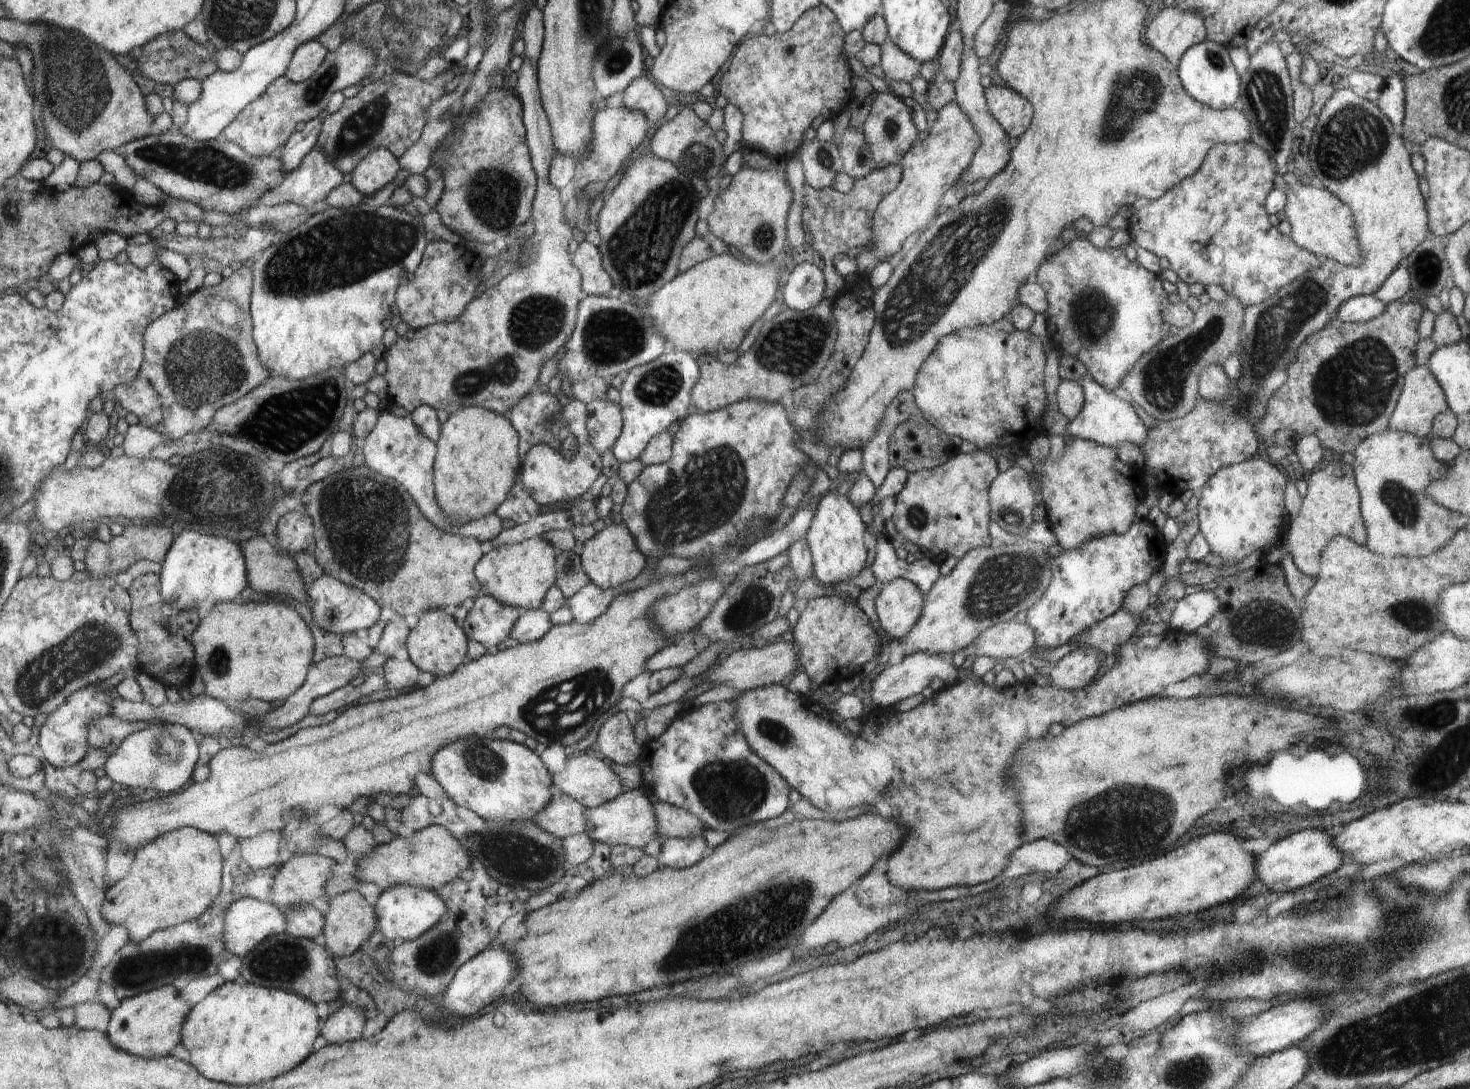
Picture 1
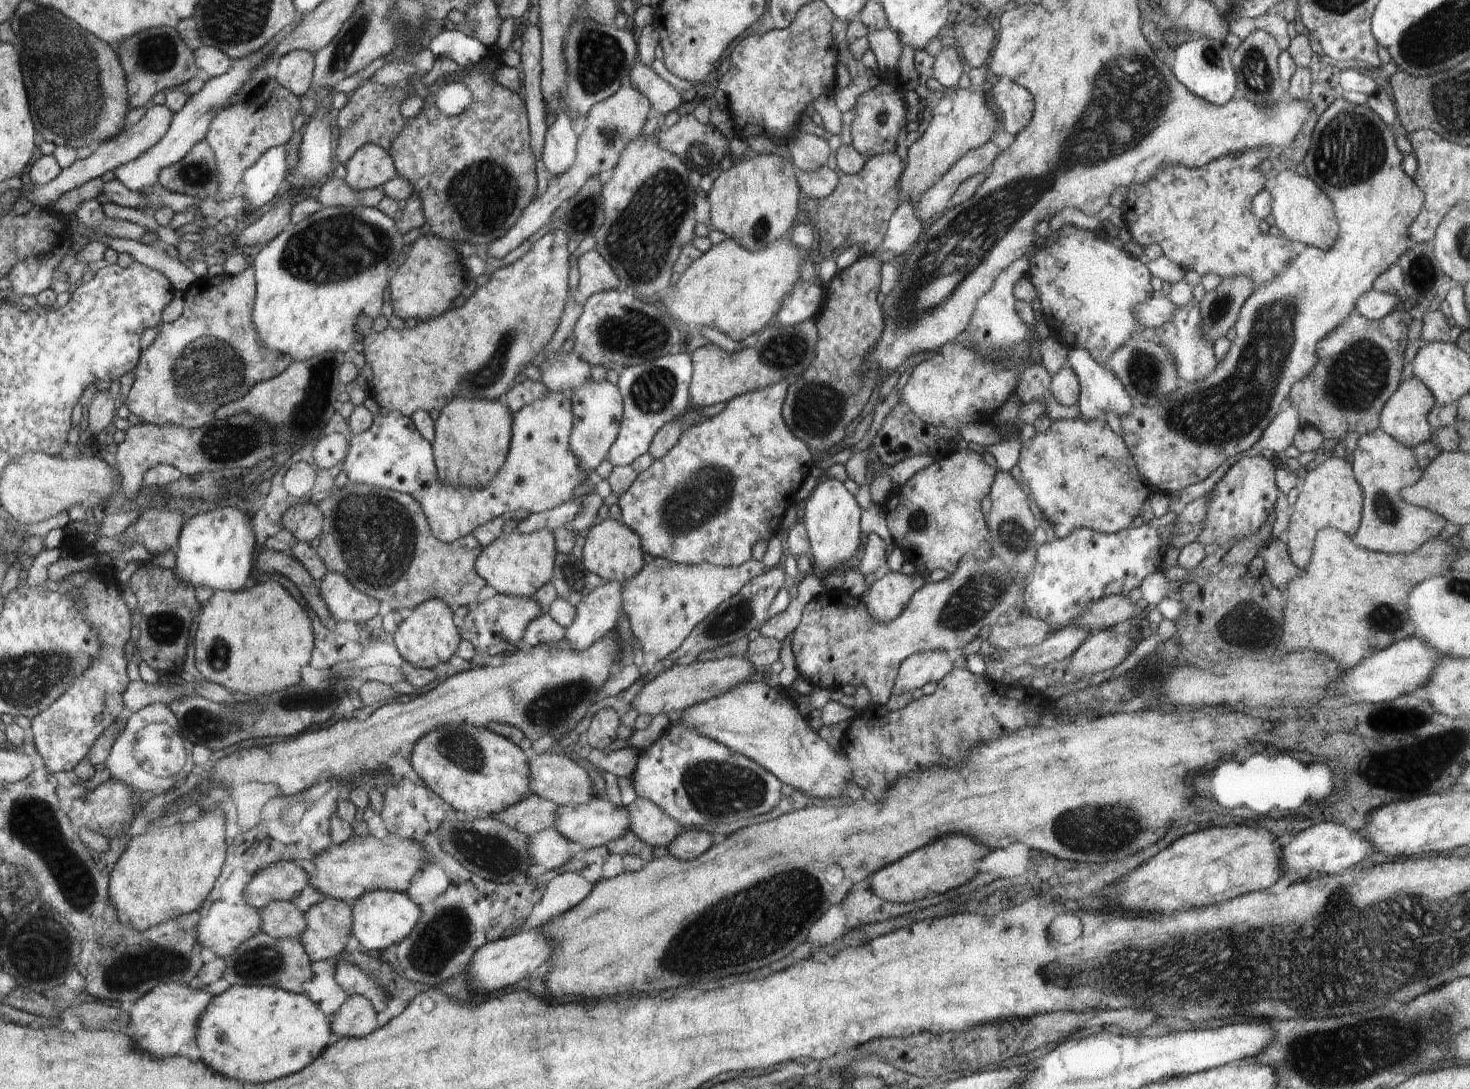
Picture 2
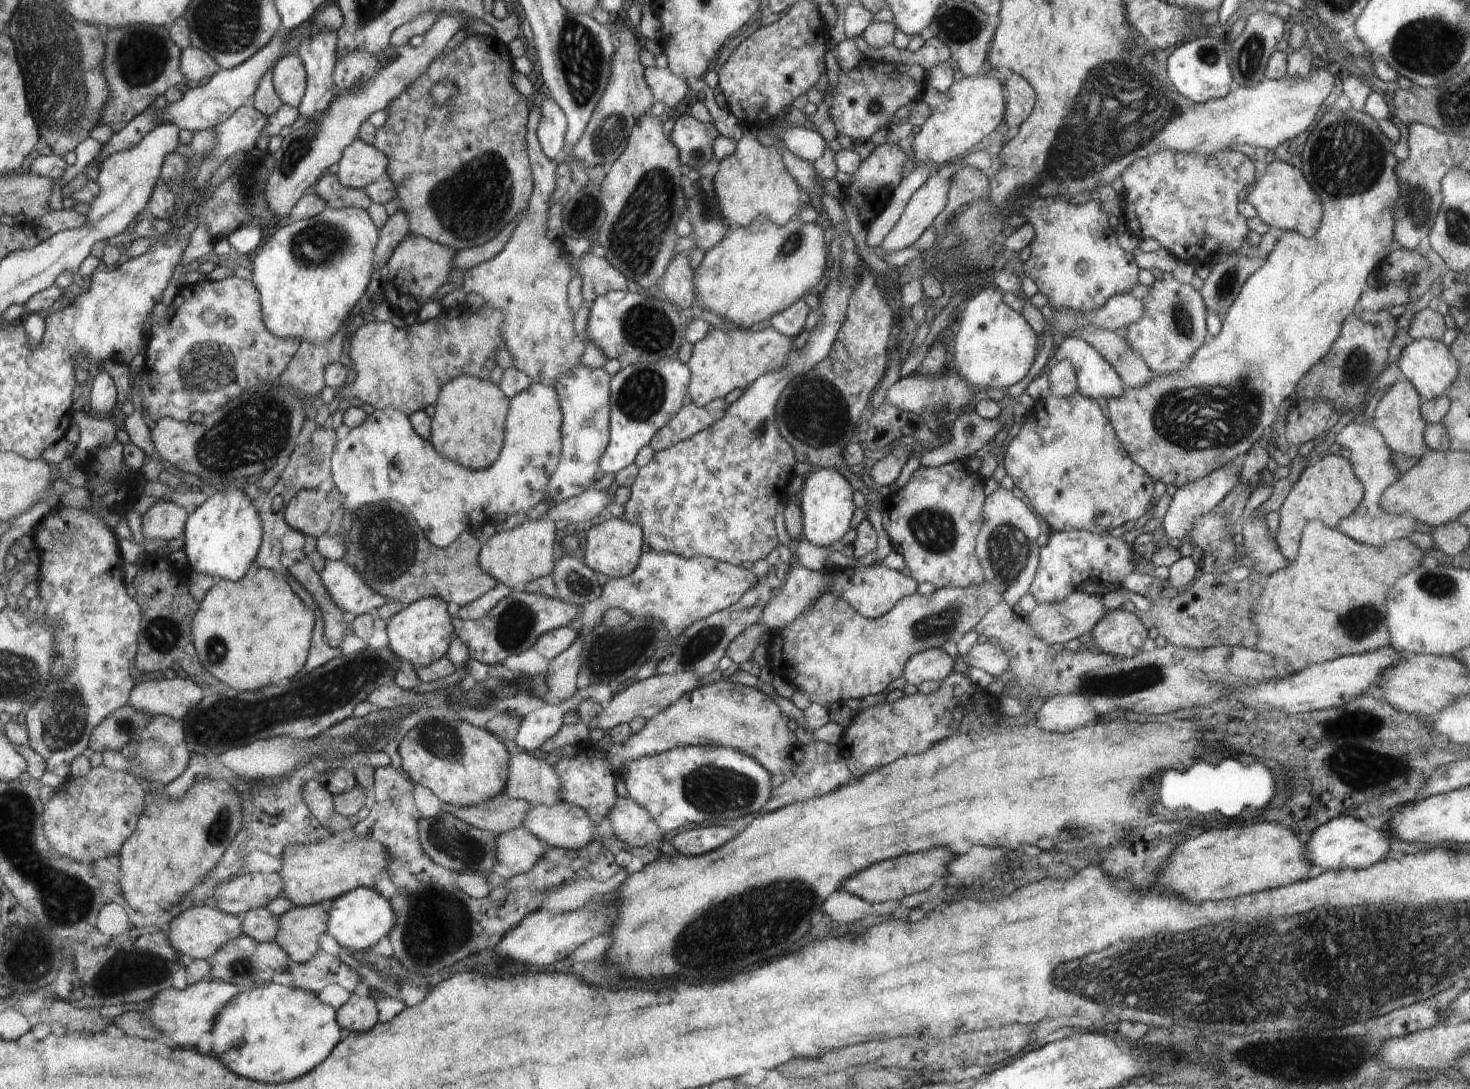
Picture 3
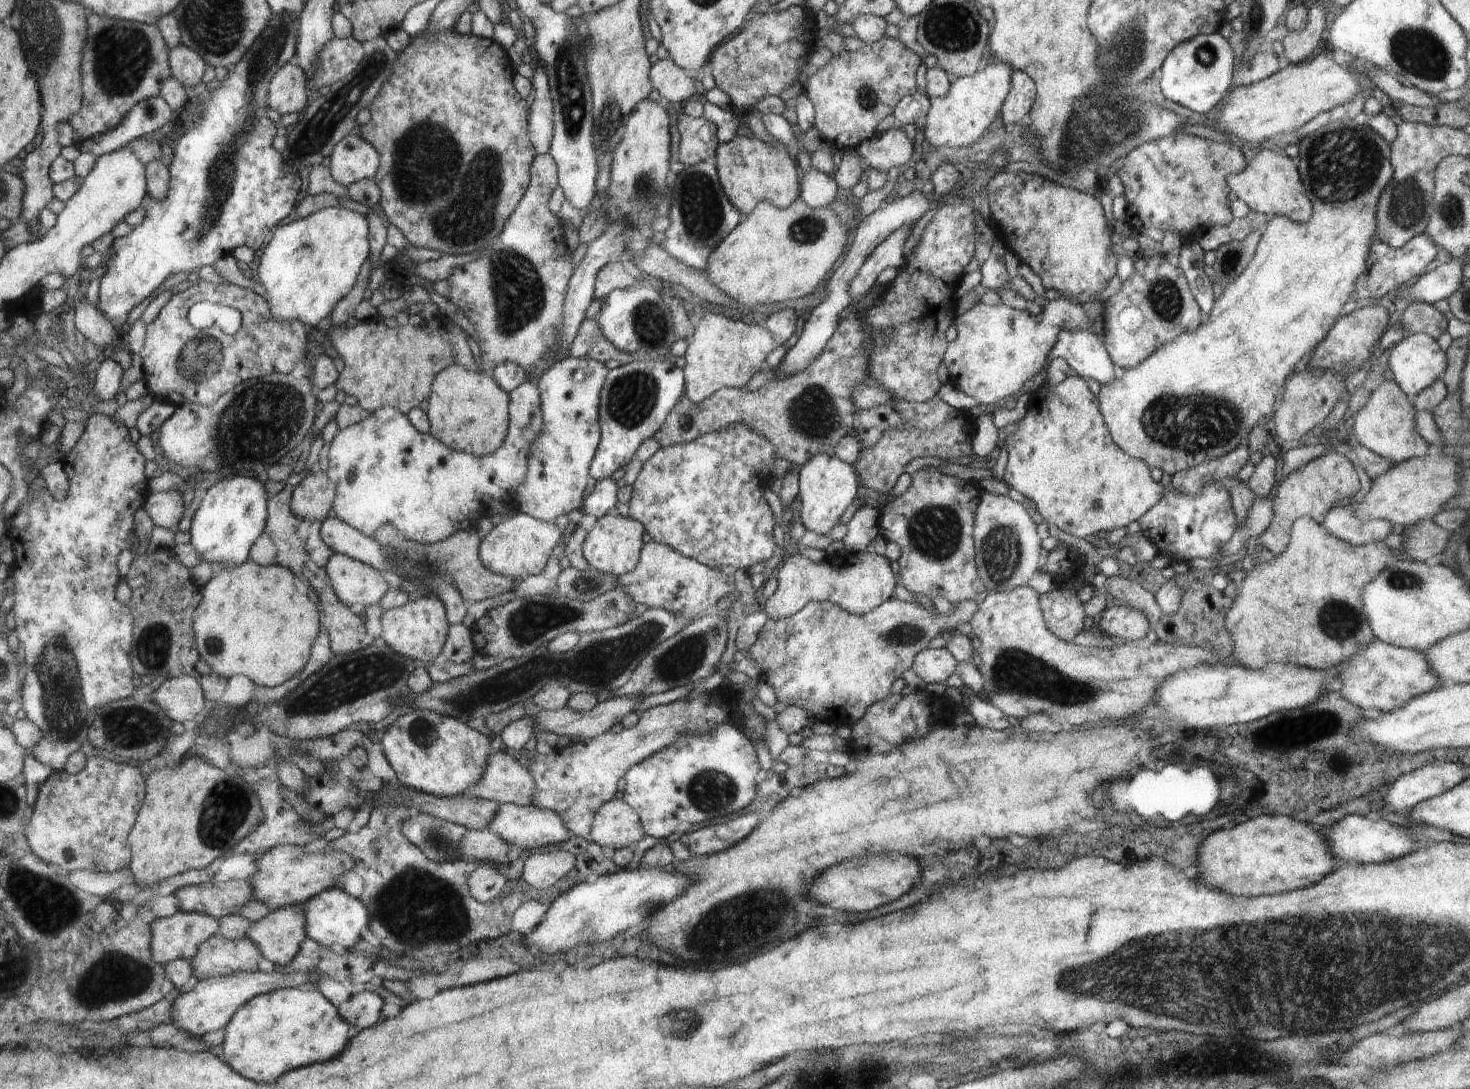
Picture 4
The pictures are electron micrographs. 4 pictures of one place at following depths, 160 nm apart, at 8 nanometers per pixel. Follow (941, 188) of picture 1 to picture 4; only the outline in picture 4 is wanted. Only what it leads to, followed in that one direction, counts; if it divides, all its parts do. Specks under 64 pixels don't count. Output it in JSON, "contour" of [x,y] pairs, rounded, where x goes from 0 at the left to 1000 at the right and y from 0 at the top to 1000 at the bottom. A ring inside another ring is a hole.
{"contour":[[[679,57],[671,60],[668,66],[662,69],[652,71],[646,79],[644,88],[634,89],[631,107],[629,110],[629,118],[626,127],[631,127],[629,130],[631,138],[641,138],[646,141],[656,134],[664,130],[669,119],[678,110],[680,97],[684,94],[684,86],[687,81],[687,70],[690,68],[689,62],[684,58]]]}

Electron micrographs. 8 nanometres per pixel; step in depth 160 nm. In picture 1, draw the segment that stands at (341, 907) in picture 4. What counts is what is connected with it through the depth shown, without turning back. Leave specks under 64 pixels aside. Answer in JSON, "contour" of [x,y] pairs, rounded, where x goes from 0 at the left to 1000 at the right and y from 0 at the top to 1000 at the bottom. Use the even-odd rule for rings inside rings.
{"contour":[[[269,813],[260,818],[255,830],[258,841],[259,854],[263,865],[269,863],[281,864],[288,856],[296,851],[299,846],[304,844],[304,828],[297,818],[278,813]]]}

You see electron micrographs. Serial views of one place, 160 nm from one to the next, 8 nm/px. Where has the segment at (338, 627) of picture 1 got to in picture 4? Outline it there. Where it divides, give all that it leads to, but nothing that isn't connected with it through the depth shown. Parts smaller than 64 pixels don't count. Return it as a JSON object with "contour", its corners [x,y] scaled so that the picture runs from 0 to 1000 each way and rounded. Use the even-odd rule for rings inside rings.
{"contour":[[[227,508],[222,516],[222,534],[235,556],[253,556],[265,542],[266,534],[258,523],[247,515]]]}

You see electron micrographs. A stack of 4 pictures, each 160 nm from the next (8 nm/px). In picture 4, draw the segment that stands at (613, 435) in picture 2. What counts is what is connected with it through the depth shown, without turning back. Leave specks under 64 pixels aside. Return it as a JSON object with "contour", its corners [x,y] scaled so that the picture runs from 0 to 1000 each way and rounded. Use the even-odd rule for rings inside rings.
{"contour":[[[386,326],[367,345],[365,352],[369,361],[369,399],[361,411],[359,440],[350,450],[349,465],[352,470],[377,480],[380,474],[388,472],[397,465],[401,424],[410,402],[407,375],[414,341],[405,330]]]}

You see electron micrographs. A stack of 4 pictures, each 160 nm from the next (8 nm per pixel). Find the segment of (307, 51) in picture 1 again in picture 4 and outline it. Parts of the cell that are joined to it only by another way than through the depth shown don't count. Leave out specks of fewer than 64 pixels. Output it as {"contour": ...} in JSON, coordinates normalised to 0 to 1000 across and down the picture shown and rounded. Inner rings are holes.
{"contour":[[[197,56],[184,73],[184,95],[185,101],[192,106],[204,104],[210,96],[208,70],[201,58]]]}

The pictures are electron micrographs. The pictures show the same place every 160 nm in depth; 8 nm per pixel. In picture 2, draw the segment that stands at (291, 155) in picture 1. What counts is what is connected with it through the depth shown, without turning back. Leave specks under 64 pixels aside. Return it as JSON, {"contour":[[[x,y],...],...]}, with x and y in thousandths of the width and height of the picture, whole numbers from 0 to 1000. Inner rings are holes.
{"contour":[[[196,131],[185,135],[166,158],[164,166],[167,169],[166,180],[169,187],[167,199],[171,198],[173,194],[188,181],[192,174],[197,158],[196,137]]]}

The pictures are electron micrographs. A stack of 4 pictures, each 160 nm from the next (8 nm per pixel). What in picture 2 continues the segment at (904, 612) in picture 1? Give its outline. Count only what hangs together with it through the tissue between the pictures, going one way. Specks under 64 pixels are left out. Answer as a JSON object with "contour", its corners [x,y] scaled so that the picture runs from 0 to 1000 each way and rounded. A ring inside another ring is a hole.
{"contour":[[[601,524],[586,550],[595,568],[604,573],[614,565],[627,536],[629,533],[626,531],[626,526],[618,529],[611,527],[611,524]]]}

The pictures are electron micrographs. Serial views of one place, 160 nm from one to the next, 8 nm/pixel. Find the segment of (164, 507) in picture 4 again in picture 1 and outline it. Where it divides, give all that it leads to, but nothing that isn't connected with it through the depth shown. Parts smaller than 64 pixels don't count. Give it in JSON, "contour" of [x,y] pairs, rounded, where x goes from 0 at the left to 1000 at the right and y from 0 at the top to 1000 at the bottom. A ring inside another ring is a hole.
{"contour":[[[103,479],[102,483],[100,481],[98,483],[93,483],[91,480],[86,481],[84,489],[77,493],[76,497],[69,498],[69,496],[65,495],[61,498],[59,508],[59,522],[63,531],[80,530],[94,515],[101,514],[110,518],[114,507],[116,505],[119,493],[115,485],[106,483]]]}

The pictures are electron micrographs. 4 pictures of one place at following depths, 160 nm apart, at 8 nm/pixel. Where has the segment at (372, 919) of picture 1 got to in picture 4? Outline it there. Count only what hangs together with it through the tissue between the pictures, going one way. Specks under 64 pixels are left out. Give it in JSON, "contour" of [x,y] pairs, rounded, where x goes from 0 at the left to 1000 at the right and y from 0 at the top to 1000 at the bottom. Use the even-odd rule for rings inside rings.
{"contour":[[[199,831],[185,836],[179,844],[171,848],[168,860],[179,875],[179,879],[188,883],[189,888],[197,886],[203,877],[204,867],[209,860],[209,838],[207,832]]]}

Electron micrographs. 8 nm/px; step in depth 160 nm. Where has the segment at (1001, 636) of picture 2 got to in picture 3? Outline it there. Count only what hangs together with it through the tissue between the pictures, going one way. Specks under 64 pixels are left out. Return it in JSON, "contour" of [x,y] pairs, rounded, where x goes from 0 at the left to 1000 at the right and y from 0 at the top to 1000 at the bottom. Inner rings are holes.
{"contour":[[[737,543],[729,545],[724,553],[706,554],[700,563],[699,571],[706,586],[714,592],[722,593],[731,586],[742,580],[746,572],[752,564],[752,558],[748,548]]]}

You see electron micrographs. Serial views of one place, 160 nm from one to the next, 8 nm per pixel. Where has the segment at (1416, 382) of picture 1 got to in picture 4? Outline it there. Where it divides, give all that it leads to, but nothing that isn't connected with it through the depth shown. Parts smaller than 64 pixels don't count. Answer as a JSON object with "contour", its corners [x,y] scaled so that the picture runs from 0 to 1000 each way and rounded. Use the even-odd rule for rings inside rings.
{"contour":[[[939,349],[937,357],[920,384],[917,389],[923,400],[927,410],[935,415],[948,426],[953,425],[962,420],[969,420],[975,410],[969,404],[963,394],[963,374],[961,367],[957,365],[950,350]]]}

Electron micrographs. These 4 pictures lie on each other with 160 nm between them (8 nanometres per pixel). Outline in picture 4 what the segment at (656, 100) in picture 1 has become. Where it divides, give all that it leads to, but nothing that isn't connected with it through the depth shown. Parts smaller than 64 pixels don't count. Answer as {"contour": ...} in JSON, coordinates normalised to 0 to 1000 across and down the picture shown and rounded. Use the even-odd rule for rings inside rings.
{"contour":[[[456,52],[448,54],[444,60],[443,73],[444,79],[448,83],[453,95],[469,90],[473,84],[472,73],[467,70],[467,65]]]}

